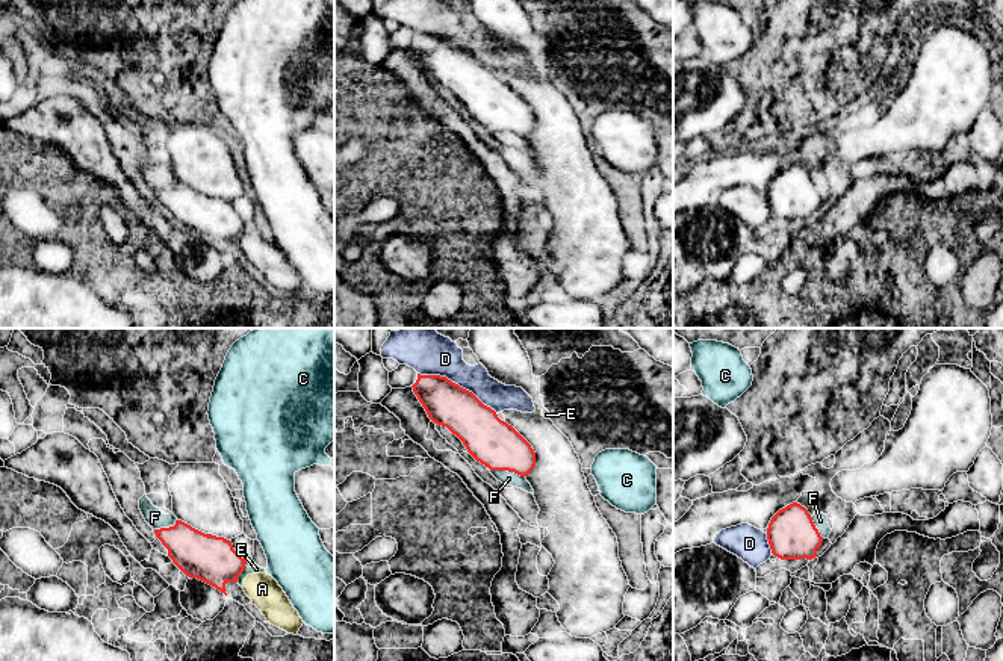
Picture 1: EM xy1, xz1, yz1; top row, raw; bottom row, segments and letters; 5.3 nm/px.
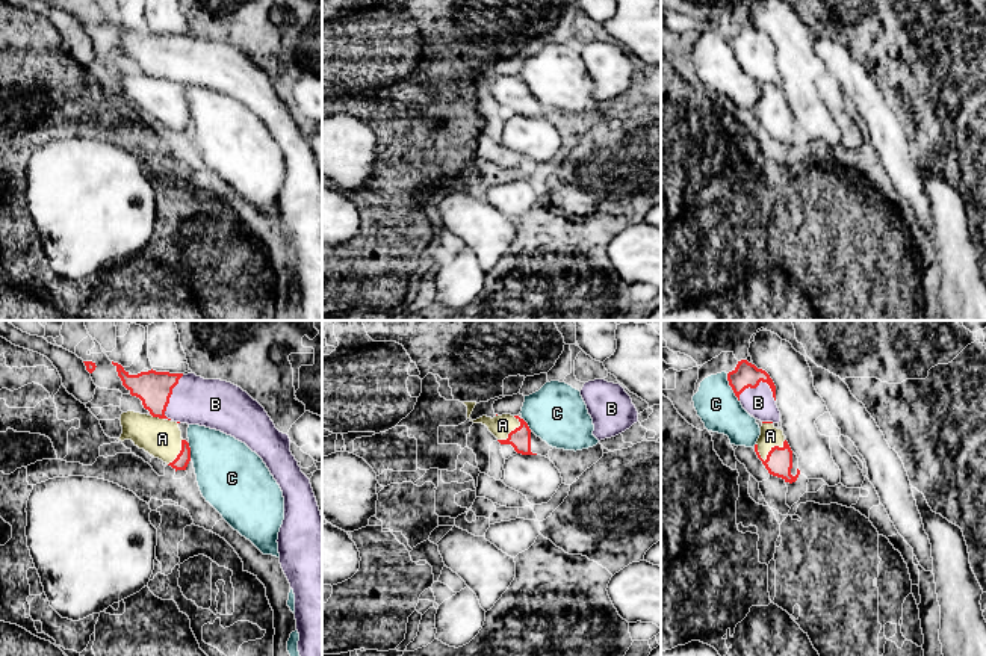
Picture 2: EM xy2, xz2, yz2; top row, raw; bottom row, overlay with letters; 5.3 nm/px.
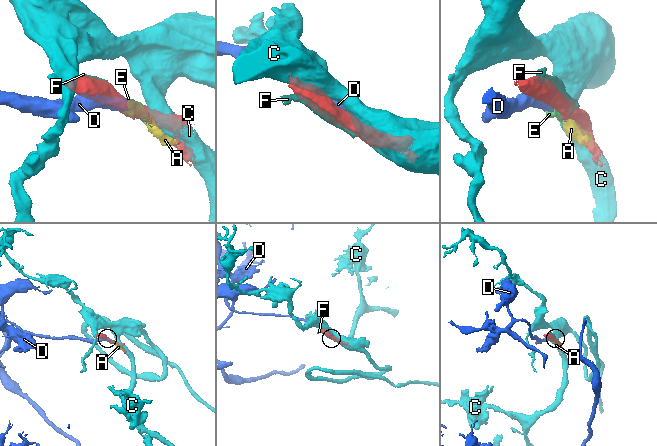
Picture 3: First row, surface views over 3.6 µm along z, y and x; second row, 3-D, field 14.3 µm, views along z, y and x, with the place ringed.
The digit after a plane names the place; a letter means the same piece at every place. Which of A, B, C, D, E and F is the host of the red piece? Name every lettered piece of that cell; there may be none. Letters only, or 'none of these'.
B

